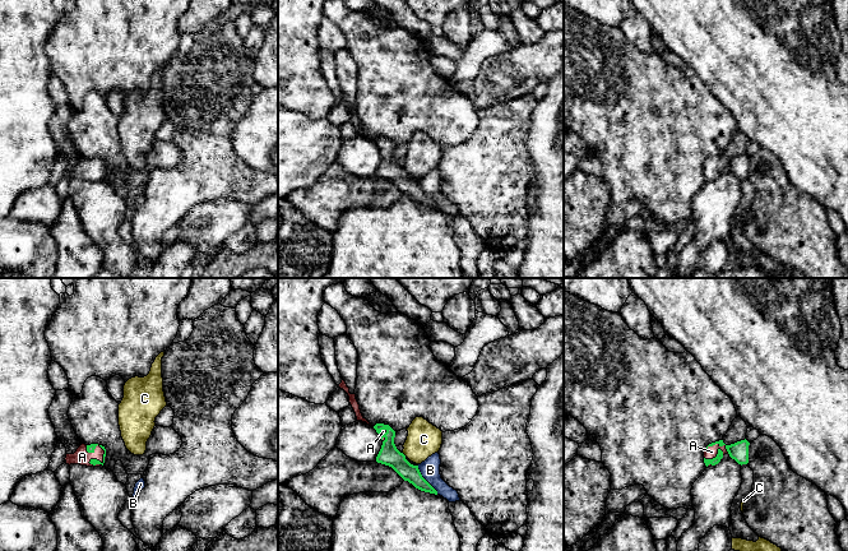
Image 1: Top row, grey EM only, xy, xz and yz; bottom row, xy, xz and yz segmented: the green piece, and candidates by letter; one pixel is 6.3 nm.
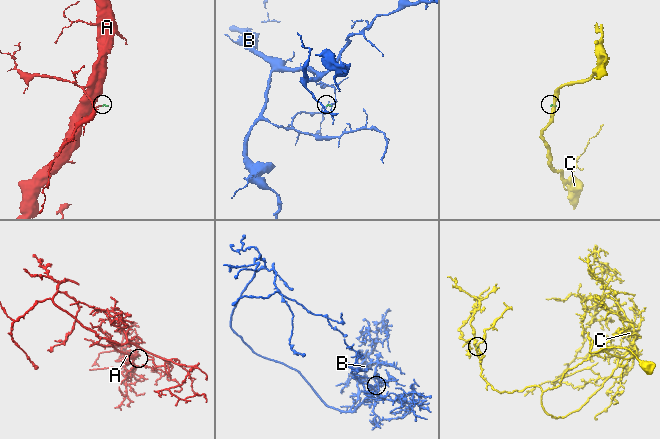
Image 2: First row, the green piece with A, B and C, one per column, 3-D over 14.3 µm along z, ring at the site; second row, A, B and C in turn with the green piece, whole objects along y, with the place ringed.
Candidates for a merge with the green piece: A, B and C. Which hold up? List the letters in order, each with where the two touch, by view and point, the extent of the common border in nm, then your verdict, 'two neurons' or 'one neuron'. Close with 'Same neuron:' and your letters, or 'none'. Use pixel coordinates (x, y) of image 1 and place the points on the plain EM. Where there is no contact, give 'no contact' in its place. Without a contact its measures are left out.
A: meets green in yz at (717, 168); contact 170 nm long; one neuron
B: meets green in xz at (425, 194); contact 220 nm long; two neurons
C: meets green in xz at (403, 168); contact 40 nm long; two neurons
Same neuron: A

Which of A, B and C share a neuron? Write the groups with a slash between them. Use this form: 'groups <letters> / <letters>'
groups A / B / C

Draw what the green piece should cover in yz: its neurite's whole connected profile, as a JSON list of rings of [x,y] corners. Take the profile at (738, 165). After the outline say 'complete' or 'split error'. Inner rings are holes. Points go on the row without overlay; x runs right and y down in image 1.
[[[745,153],[731,159],[726,159],[723,154],[709,158],[704,166],[704,177],[706,181],[715,180],[720,176],[724,168],[728,168],[738,179],[749,177],[749,159]]]; split error

